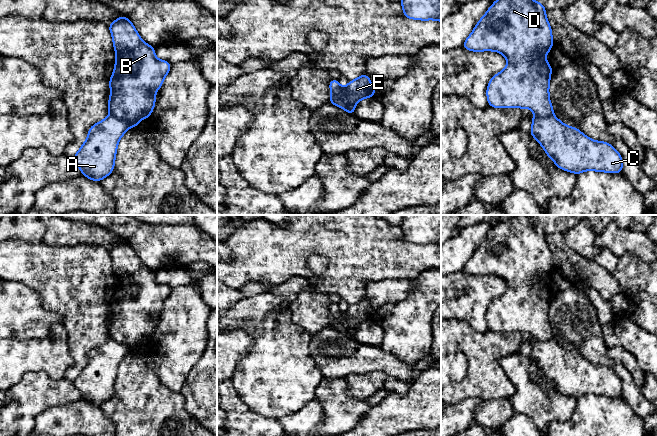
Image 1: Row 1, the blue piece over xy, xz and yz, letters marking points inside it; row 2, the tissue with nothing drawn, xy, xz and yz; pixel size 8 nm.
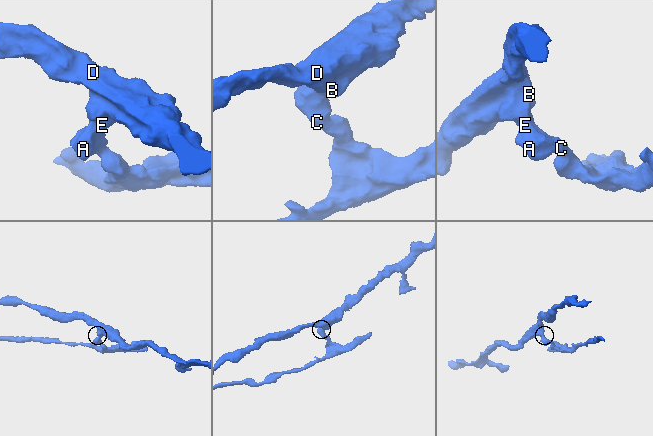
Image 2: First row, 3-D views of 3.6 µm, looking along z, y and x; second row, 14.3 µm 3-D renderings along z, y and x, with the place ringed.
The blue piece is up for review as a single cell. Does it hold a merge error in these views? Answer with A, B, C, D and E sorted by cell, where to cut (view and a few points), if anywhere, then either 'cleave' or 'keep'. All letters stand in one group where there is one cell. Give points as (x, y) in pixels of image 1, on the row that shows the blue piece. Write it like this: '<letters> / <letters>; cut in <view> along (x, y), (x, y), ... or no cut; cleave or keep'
A C / B D E; cut in xz along (341, 88), (340, 98), (354, 106); cleave

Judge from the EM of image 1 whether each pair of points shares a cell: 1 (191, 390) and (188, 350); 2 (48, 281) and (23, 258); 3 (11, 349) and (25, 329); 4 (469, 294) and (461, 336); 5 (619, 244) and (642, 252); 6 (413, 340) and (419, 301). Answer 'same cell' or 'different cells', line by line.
1: different cells
2: same cell
3: different cells
4: different cells
5: same cell
6: same cell

